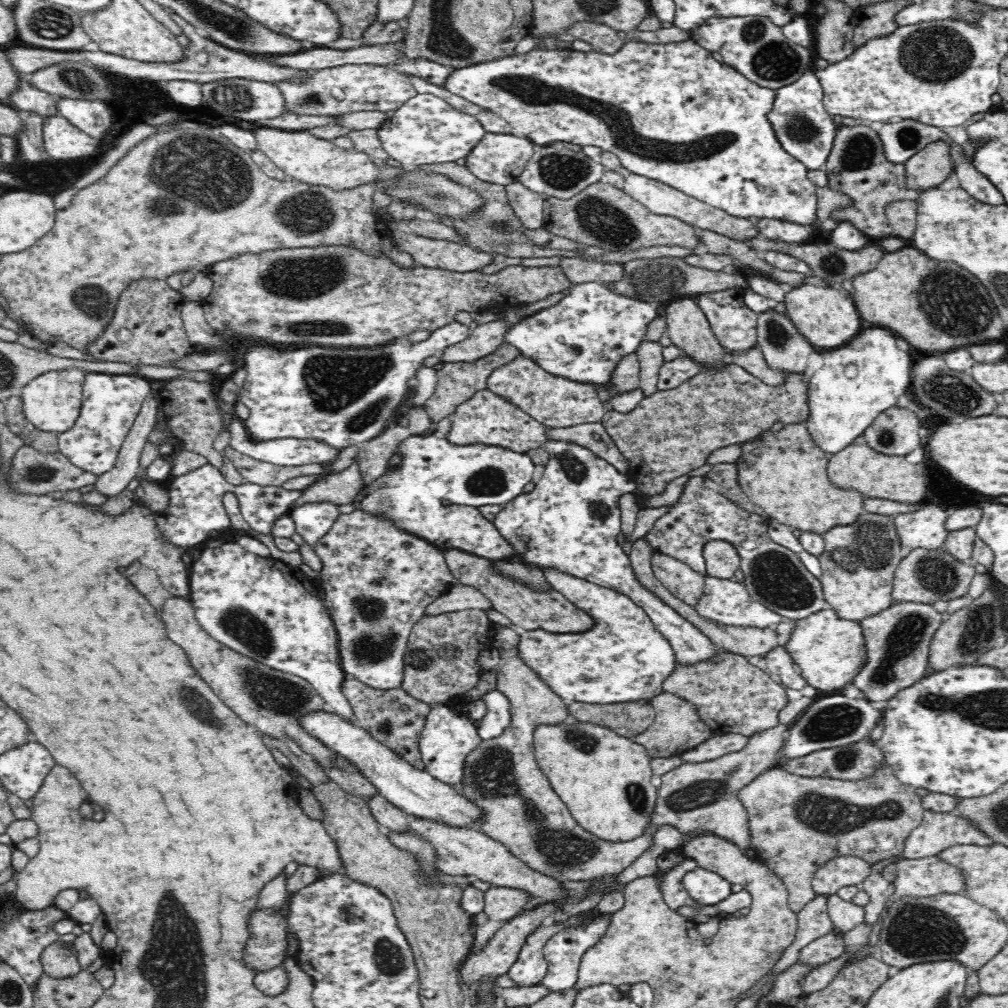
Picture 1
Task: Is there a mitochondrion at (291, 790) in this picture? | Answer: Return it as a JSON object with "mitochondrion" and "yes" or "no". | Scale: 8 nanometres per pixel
{"mitochondrion":"no"}

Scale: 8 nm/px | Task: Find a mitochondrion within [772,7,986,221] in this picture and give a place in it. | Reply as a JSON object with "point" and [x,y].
{"point":[941,55]}

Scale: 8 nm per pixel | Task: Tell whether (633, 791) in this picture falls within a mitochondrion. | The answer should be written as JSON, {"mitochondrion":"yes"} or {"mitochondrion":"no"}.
{"mitochondrion":"yes"}

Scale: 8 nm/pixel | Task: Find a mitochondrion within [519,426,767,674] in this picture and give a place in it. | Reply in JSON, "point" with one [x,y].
{"point":[576,471]}

